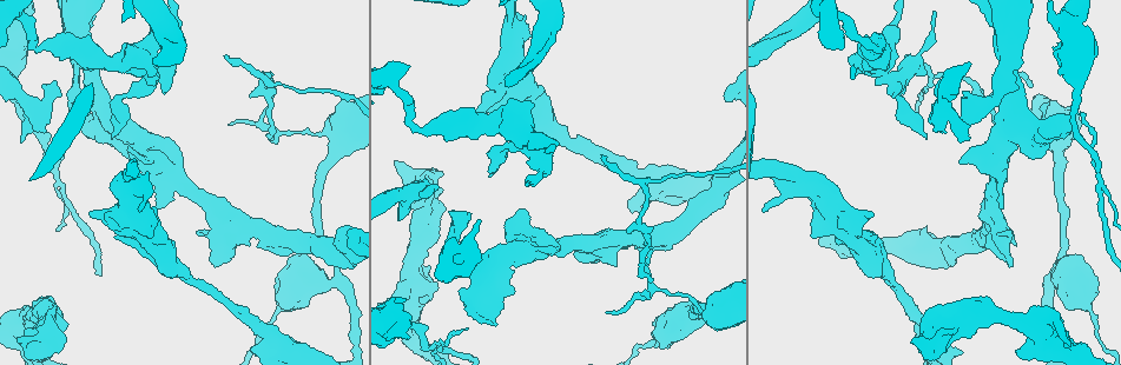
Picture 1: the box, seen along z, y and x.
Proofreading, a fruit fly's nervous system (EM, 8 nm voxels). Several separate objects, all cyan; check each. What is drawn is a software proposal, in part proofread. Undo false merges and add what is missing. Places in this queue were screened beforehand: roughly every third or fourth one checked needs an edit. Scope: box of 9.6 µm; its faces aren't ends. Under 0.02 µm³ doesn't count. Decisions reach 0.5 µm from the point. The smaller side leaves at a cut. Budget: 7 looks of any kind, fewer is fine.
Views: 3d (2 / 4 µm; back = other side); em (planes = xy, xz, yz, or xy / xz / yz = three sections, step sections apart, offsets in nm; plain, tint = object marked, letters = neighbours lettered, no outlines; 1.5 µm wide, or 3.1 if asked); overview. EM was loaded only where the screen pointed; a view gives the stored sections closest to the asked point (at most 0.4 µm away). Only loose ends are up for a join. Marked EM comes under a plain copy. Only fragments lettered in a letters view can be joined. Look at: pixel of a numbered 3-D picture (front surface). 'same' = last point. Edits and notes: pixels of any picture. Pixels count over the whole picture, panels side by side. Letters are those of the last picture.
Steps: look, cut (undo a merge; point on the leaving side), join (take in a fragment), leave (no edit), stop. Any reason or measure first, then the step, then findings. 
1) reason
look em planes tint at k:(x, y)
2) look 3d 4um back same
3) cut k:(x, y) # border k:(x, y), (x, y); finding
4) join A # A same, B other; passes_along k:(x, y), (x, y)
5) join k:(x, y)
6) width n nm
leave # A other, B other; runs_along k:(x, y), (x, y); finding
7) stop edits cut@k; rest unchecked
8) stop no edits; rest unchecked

an open end
look em xz step 8 letters at 1:(173, 146)

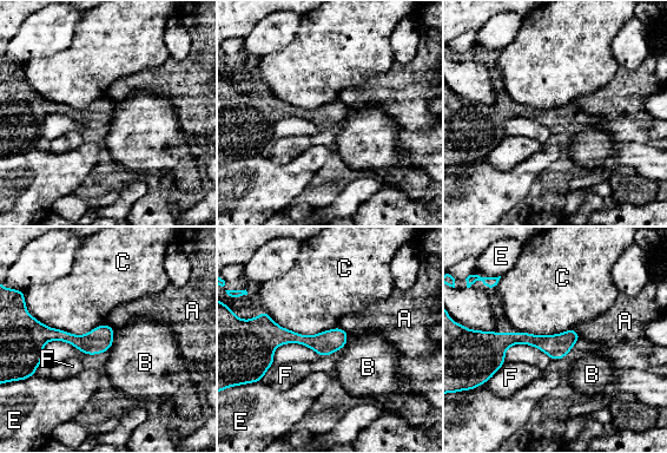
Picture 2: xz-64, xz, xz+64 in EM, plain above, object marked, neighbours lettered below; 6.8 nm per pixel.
look em xy step 8 letters same

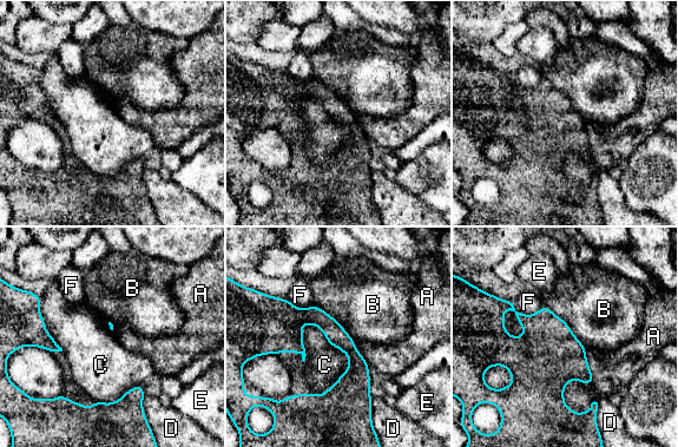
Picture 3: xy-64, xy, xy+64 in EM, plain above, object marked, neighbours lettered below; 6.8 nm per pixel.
leave # A other, B other, C other, D other, E other, F other; border 3:(307, 322), (348, 357), (322, 393); no lettered fragment goes on from it

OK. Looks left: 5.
side arm on a straight run
look em yz step 8 tint at 1:(59, 180)

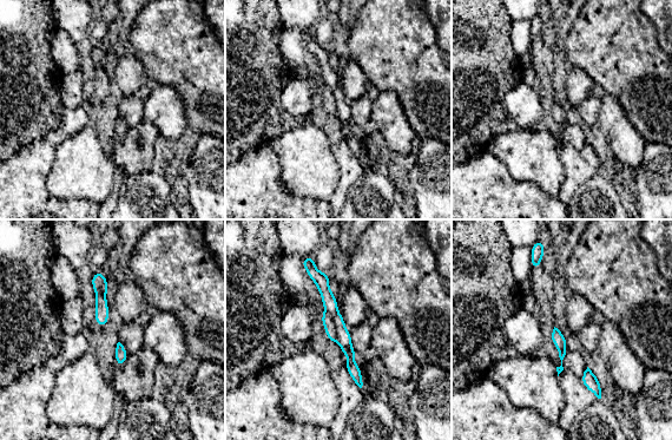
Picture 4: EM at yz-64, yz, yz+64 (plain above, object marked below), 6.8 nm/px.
another direction
look em xz step 4 letters same

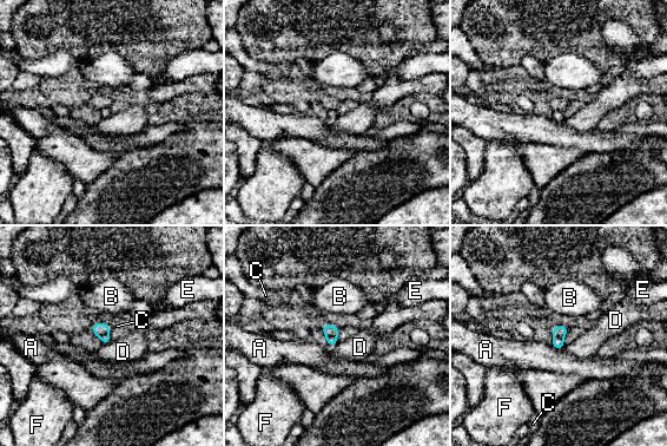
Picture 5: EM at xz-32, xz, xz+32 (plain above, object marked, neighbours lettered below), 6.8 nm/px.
cut 5:(331, 340) # A other, B other, C other, D other, E other, F other; border 5:(336, 335), (327, 336); two neurons meet here

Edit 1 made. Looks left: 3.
branch stops here
look em planes letters at 1:(995, 55)

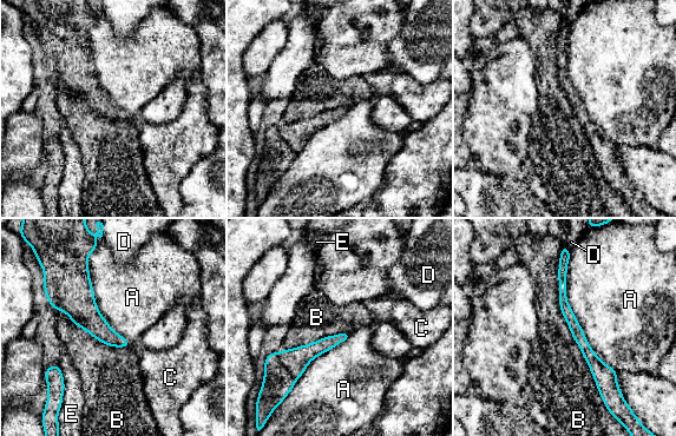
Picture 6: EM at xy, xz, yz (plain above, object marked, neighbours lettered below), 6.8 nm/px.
cut 6:(277, 382) # A other, B other, C other, D other, E other; border 6:(276, 352), (280, 362), (295, 380); a second neuron is stuck on

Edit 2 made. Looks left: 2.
stop edits cut@5, cut@6; rest unchecked

